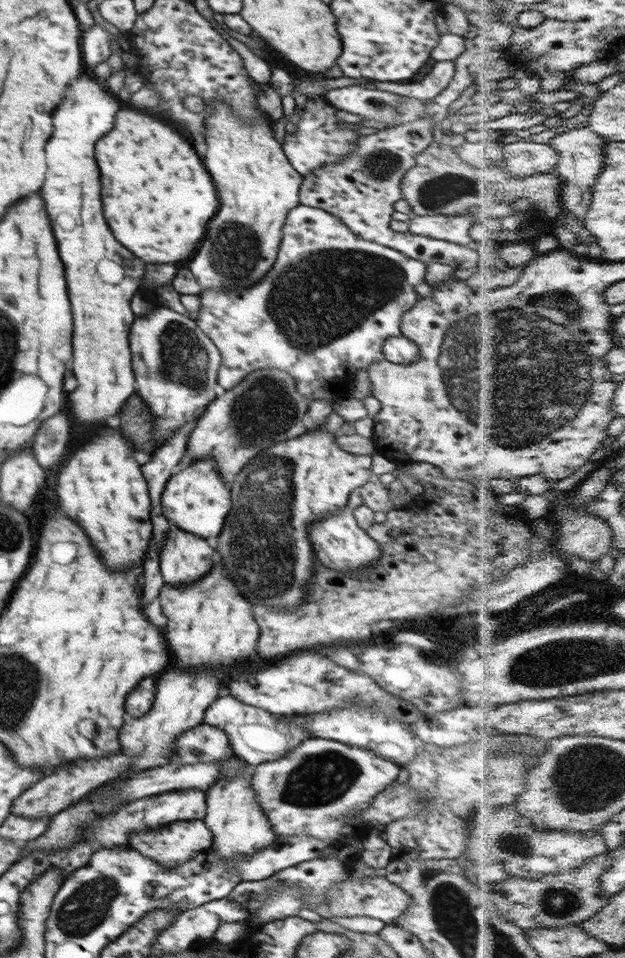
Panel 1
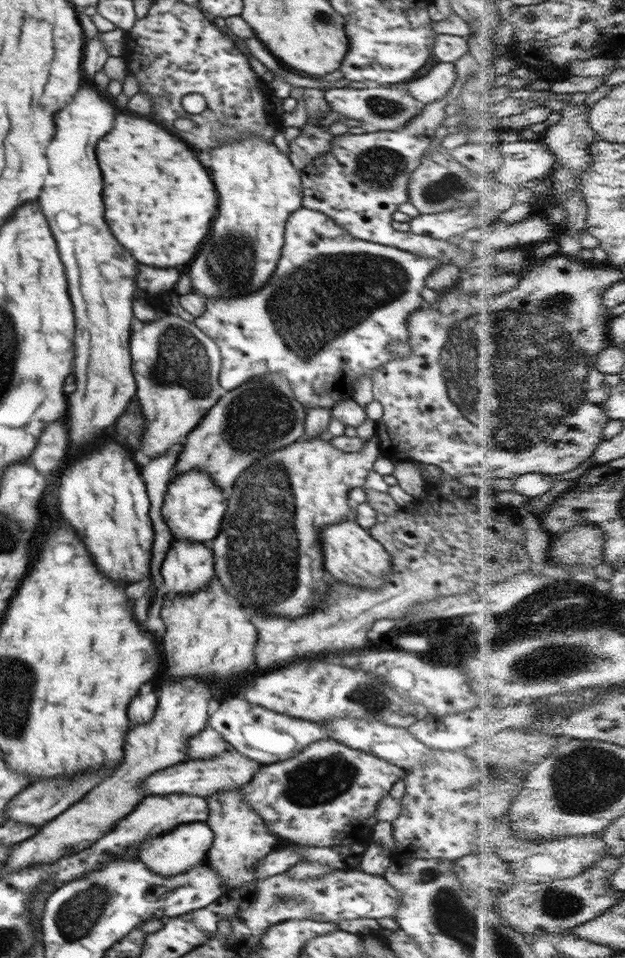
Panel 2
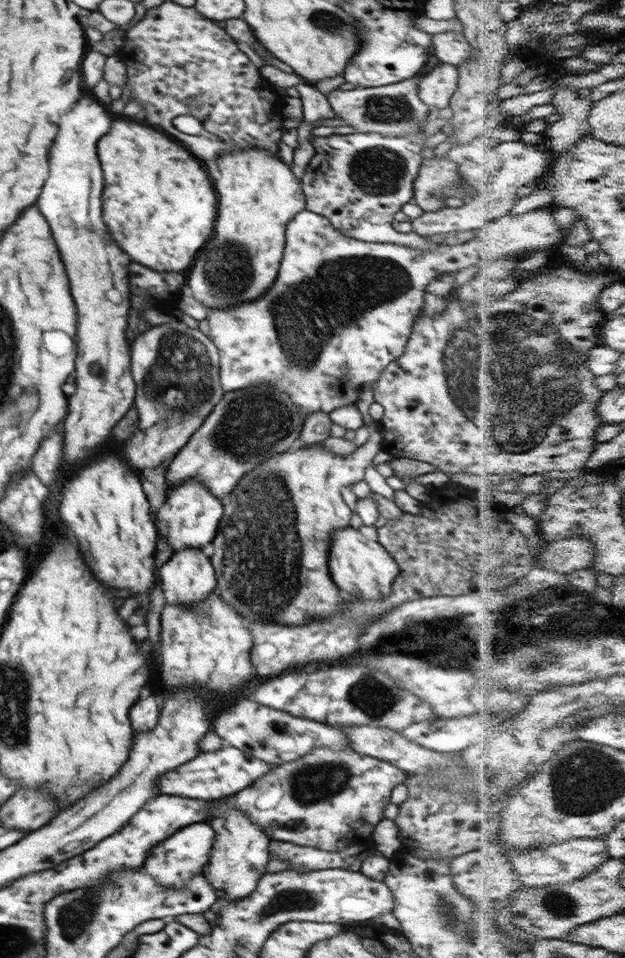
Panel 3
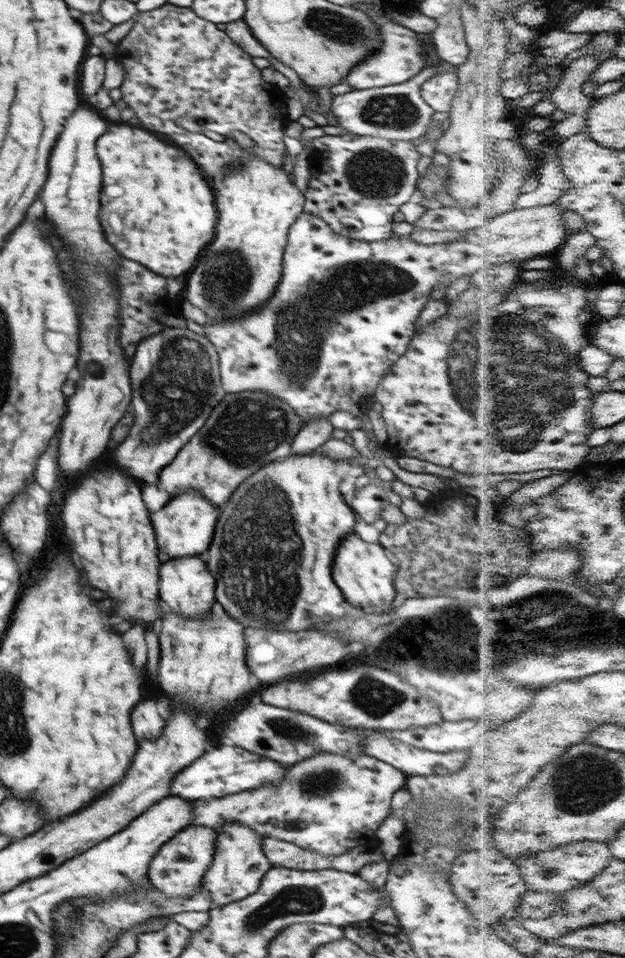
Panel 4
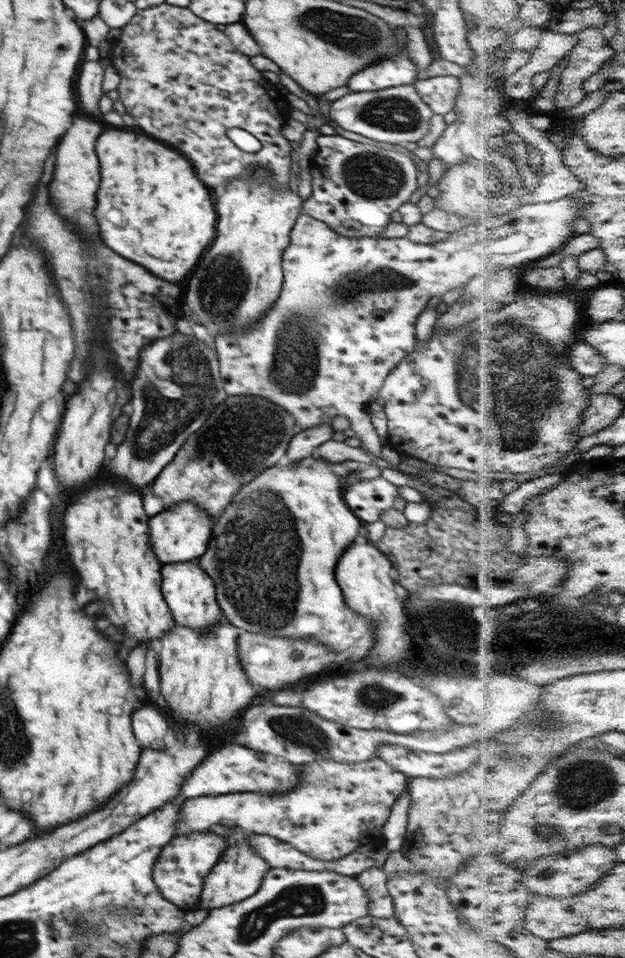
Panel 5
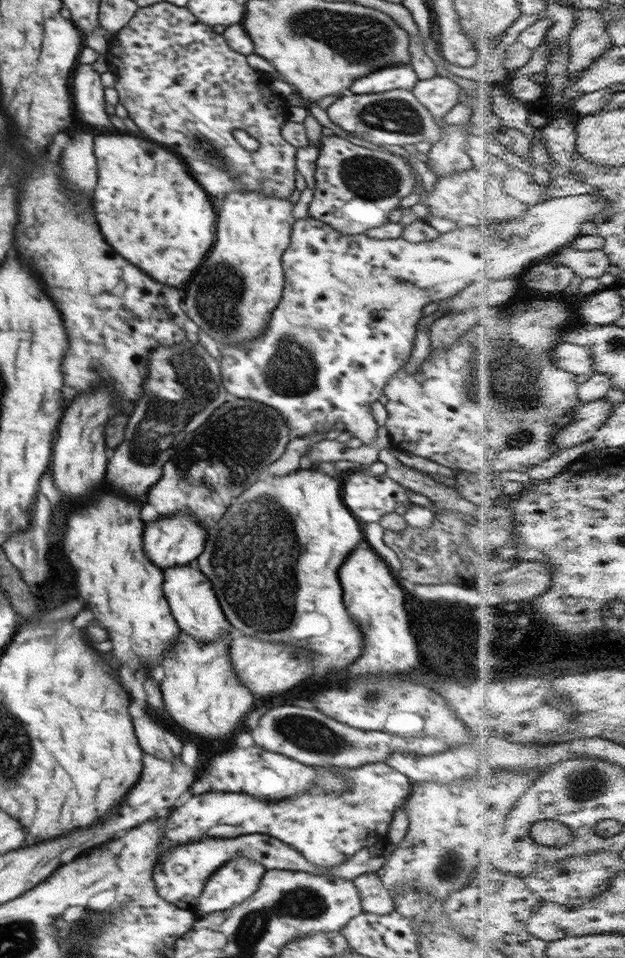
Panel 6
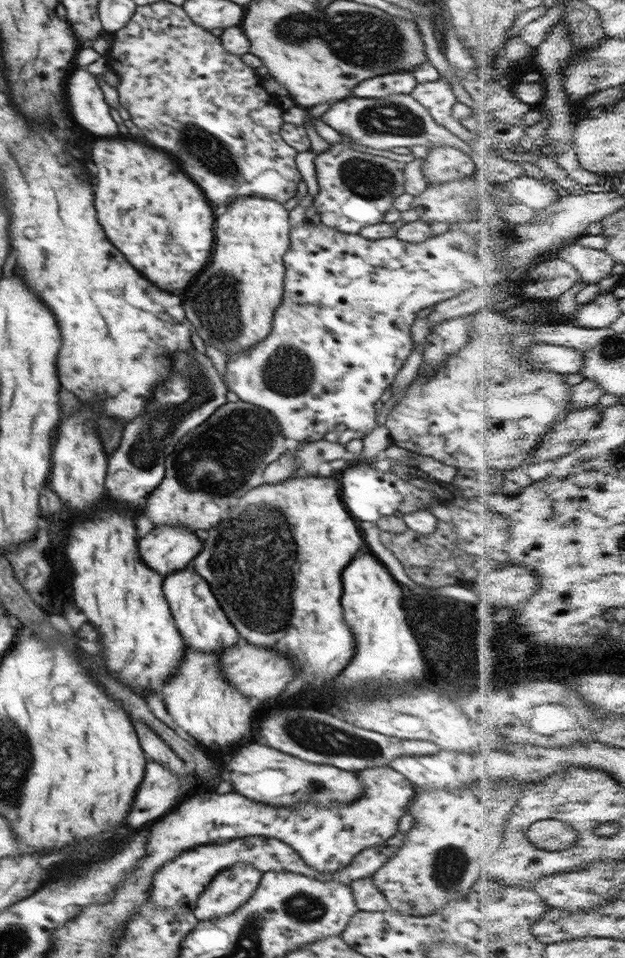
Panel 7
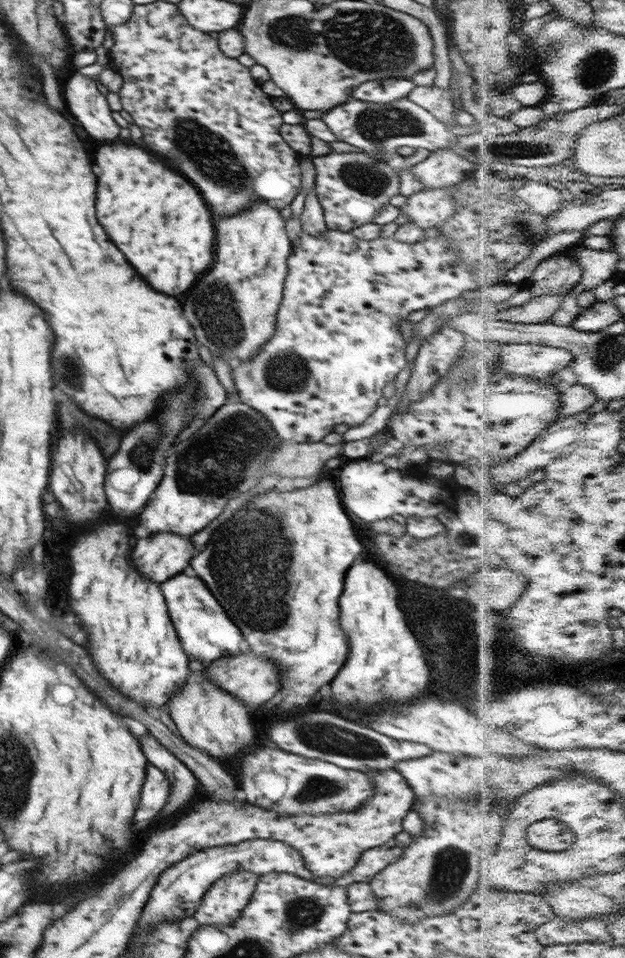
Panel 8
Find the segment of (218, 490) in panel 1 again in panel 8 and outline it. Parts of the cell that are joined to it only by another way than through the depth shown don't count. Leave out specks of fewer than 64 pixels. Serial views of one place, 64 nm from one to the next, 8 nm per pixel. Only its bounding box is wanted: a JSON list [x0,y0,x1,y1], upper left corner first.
[131,532,199,584]

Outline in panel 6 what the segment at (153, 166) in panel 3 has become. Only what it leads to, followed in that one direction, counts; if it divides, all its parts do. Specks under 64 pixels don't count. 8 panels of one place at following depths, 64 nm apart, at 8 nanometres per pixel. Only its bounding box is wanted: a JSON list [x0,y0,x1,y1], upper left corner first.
[94,134,216,286]

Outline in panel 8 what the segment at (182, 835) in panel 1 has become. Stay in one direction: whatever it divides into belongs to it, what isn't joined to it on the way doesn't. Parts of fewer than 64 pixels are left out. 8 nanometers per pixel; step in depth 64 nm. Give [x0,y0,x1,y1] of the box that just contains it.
[133,840,318,936]

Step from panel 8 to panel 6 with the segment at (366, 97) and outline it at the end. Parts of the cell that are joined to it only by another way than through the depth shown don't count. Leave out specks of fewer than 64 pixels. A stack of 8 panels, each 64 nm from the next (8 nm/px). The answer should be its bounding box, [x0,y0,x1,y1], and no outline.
[349,64,419,94]

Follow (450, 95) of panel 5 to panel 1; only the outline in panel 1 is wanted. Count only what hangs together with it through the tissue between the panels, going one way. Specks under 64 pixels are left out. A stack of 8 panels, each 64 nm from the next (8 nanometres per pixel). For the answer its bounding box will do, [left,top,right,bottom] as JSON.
[375,61,455,101]

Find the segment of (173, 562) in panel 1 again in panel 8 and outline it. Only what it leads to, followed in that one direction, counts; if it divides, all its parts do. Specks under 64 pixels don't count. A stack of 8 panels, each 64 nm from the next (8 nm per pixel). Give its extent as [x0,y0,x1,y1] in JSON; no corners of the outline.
[159,572,246,666]

